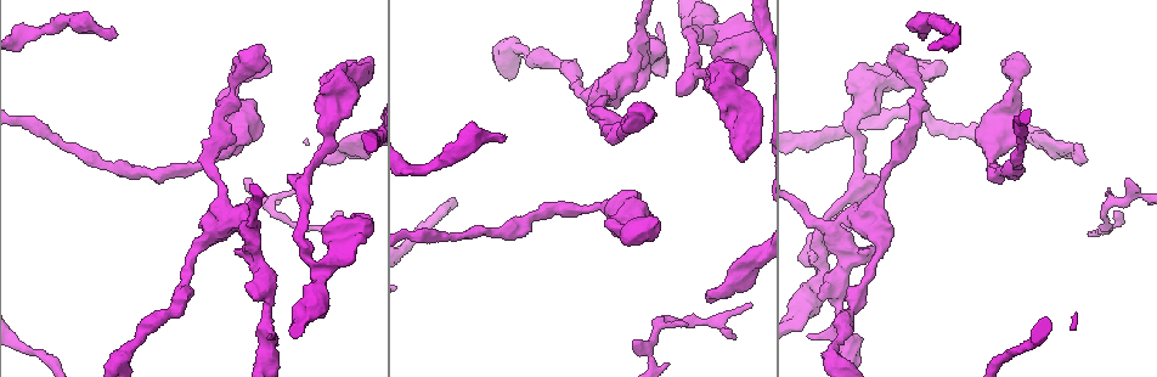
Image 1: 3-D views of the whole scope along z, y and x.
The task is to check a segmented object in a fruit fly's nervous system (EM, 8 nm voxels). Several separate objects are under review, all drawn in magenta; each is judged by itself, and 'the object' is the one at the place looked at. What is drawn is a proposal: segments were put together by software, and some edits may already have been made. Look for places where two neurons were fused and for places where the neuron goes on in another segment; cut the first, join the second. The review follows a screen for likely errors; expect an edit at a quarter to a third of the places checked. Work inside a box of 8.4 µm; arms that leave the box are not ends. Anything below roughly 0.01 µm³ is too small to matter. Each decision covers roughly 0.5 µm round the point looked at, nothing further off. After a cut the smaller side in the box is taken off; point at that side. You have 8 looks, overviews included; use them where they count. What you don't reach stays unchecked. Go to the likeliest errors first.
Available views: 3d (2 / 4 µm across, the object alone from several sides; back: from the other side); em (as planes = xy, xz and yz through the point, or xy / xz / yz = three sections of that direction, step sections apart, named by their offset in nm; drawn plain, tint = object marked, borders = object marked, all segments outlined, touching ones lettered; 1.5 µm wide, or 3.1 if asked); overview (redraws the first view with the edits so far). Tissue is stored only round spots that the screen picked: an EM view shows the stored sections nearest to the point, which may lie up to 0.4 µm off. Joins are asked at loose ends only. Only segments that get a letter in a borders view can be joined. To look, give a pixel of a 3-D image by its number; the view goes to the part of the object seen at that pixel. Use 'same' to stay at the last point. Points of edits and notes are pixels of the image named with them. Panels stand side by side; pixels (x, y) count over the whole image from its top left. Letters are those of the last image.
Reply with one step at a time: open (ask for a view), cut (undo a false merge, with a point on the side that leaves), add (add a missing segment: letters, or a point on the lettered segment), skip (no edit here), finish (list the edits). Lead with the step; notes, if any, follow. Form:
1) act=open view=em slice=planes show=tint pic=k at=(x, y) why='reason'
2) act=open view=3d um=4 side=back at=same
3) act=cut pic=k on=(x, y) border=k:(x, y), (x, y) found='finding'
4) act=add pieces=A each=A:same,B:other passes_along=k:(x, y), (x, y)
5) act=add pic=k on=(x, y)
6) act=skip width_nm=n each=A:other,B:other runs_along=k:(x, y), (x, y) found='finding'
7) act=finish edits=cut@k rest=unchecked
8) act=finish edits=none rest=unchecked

act=open view=3d um=2 pic=1 at=(708, 300) why='an open end'

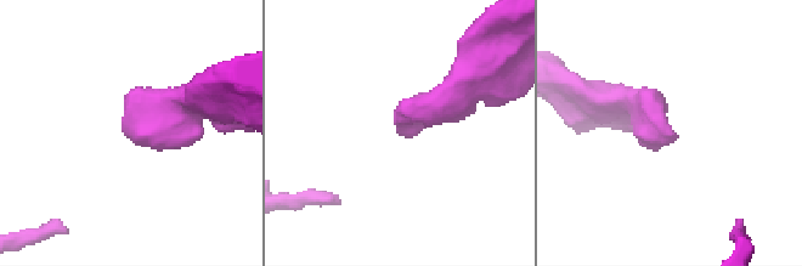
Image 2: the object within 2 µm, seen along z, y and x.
act=open view=em slice=planes show=plain pic=2 at=(670, 138) why='now the EM'

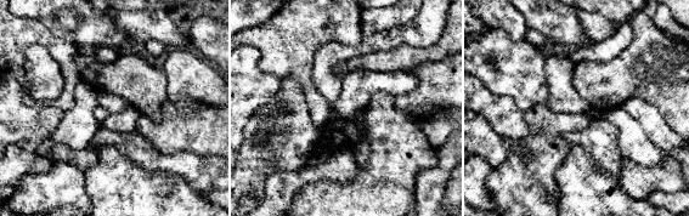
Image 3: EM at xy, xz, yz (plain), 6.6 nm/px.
act=open view=em slice=planes show=borders at=same

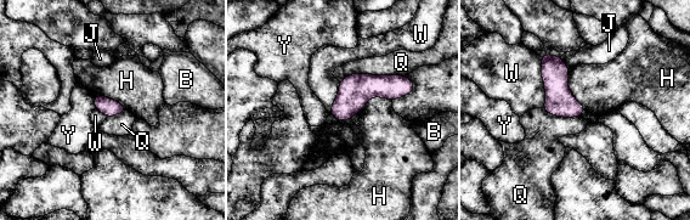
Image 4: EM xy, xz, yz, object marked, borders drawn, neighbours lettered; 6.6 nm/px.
act=skip each=B:other,H:other,J:other,Q:other,W:other,Y:other border=4:(405, 74), (351, 73), (339, 82) found='none of them fits'

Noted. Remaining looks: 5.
act=open view=3d um=2 pic=1 at=(646, 121) why='long arm stops here'

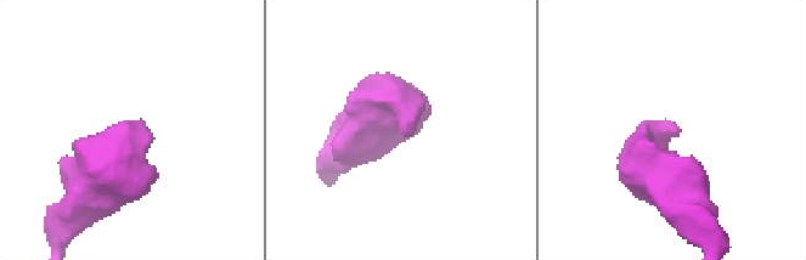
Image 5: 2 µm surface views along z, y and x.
act=open view=em slice=xy step=8 show=borders pic=5 at=(402, 133)

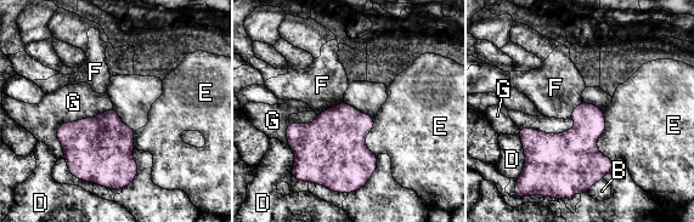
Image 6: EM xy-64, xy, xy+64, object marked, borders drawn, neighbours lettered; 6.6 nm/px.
act=open view=em slice=planes show=borders at=same why='another direction'

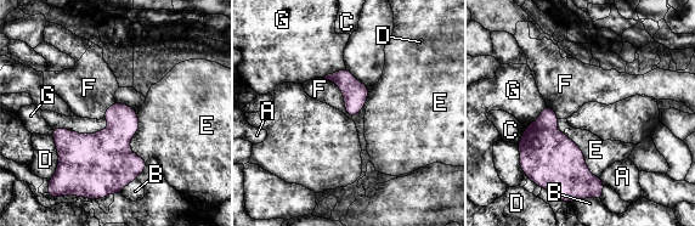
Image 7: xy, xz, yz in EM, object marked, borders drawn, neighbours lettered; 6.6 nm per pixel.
act=skip width_nm=160 each=A:other,B:other,C:other,D:other,E:other,F:other,G:other border=7:(323, 78), (338, 88), (348, 117) found='no lettered segment goes on from it'

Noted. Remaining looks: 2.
act=open view=em slice=xy step=4 show=tint pic=1 at=(117, 34) why='free end'

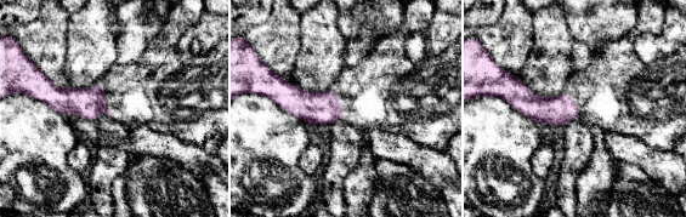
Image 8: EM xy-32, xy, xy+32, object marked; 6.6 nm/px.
act=open view=em slice=xz step=4 show=borders at=same why='cut it another way'

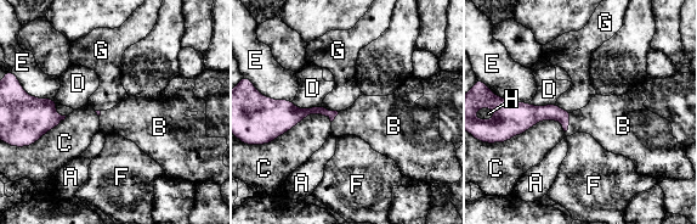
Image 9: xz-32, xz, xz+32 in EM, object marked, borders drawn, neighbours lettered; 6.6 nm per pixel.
act=add pieces=B each=A:other,B:same,C:other,D:other,E:other,F:other,G:other,H:other passes_along=9:(532, 115), (568, 122), (606, 118) found='it goes on there'

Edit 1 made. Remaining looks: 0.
act=finish edits=add@9 rest=unchecked

